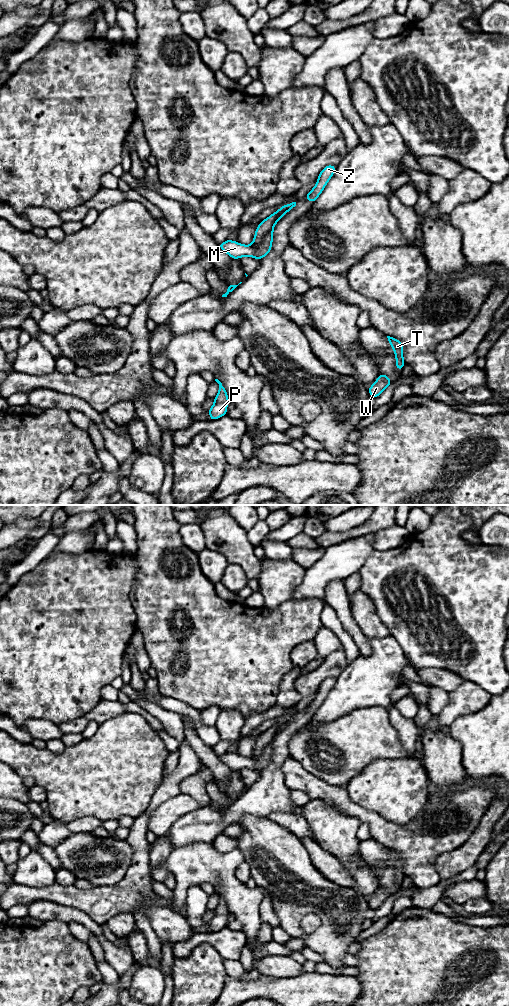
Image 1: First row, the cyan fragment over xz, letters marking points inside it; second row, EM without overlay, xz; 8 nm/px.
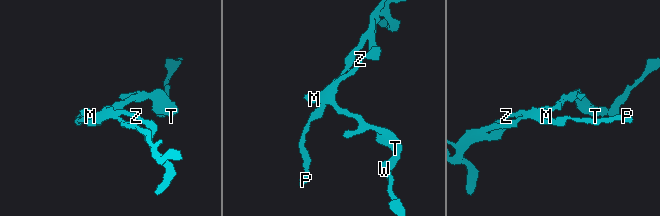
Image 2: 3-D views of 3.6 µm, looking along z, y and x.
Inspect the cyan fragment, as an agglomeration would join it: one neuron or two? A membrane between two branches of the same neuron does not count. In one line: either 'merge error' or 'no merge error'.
merge error

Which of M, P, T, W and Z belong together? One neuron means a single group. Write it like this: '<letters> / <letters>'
M T W Z / P

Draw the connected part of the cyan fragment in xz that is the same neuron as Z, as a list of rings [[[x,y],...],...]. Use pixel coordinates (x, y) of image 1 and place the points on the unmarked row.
[[[328,677],[320,684],[315,699],[304,709],[305,711],[314,715],[321,706],[329,691],[333,688],[336,678]]]

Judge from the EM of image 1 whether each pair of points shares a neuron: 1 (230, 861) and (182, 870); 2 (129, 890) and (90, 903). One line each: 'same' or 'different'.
1: same
2: same

